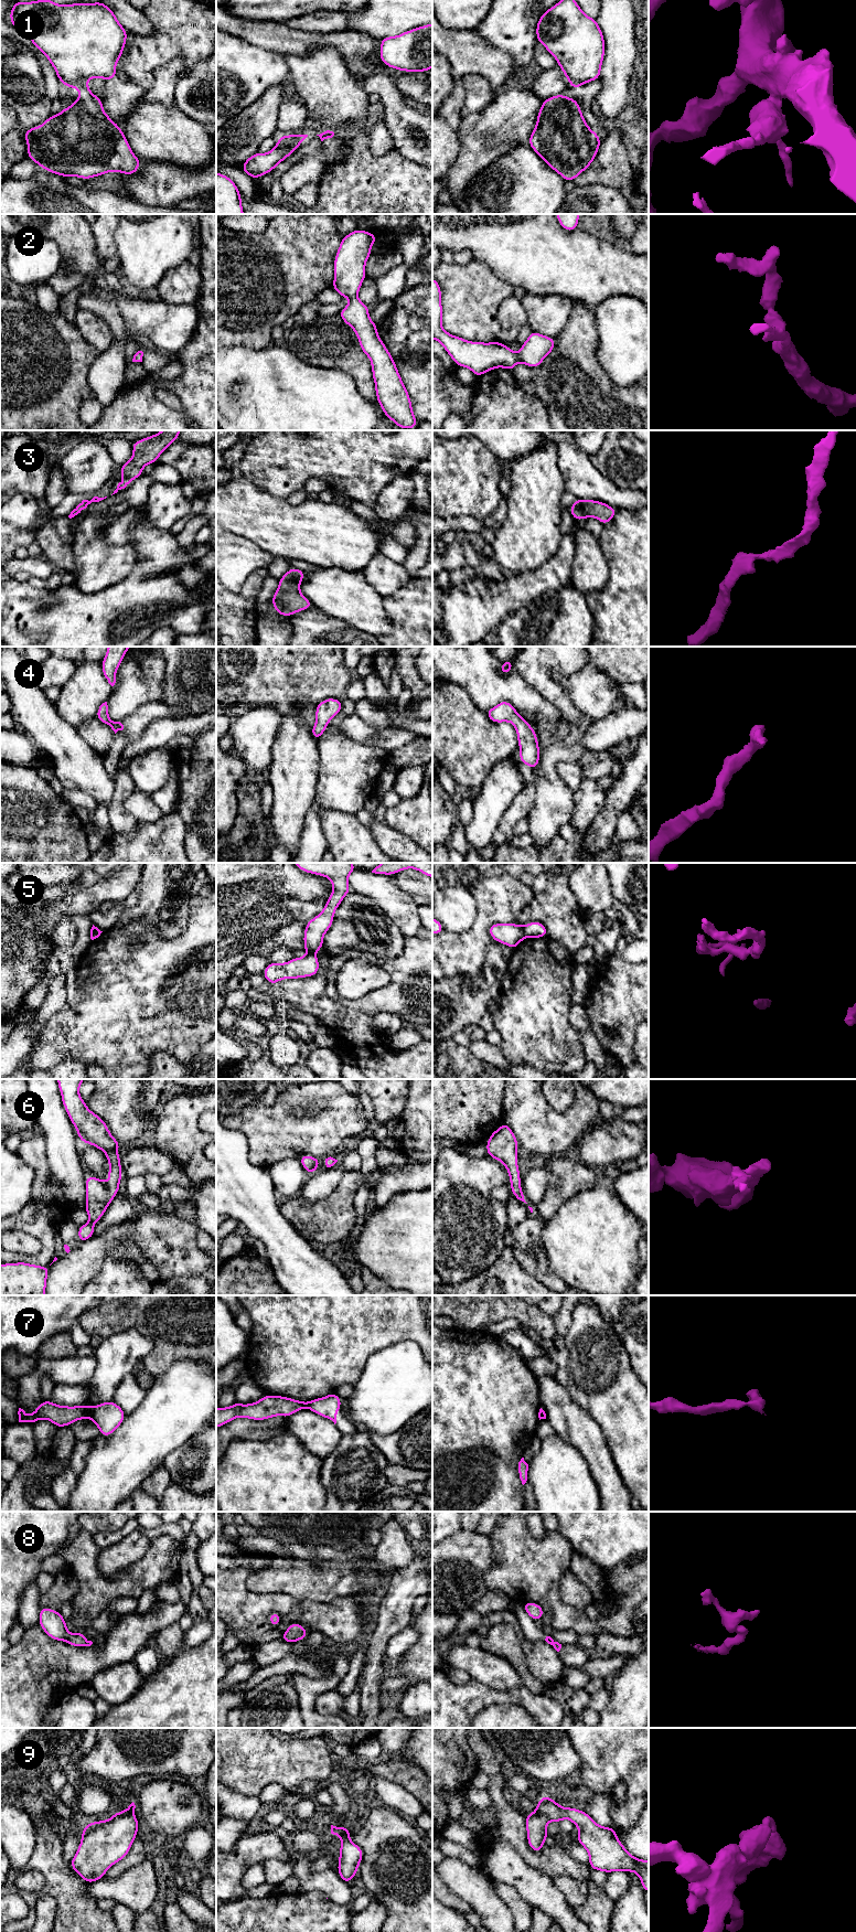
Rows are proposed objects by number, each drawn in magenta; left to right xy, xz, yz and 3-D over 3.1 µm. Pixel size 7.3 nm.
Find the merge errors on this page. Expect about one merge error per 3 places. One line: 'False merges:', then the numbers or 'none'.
False merges: 1, 5, 7, 8, 9

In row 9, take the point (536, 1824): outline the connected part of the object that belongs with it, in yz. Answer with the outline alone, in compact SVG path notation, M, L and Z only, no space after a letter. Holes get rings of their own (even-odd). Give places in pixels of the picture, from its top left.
M539 1813L525 1815L527 1842L533 1851L539 1853L547 1837L547 1819L546 1816Z

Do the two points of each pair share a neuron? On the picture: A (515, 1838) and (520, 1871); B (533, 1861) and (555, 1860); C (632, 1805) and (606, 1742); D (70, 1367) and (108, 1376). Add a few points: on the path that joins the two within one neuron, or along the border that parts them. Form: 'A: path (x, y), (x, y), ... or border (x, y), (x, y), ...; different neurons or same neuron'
A: border (493, 1843), (506, 1840), (527, 1864), (537, 1868); different neurons
B: path (538, 1860), (549, 1860); same neuron
C: path (633, 1790), (633, 1770), (621, 1758); same neuron
D: border (94, 1357), (96, 1368), (86, 1385); different neurons

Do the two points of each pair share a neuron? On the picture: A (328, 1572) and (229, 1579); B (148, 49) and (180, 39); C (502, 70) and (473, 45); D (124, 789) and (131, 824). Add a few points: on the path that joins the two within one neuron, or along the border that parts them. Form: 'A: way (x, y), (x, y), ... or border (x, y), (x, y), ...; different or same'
A: border (247, 1577), (246, 1584), (250, 1590), (270, 1592); different
B: way (156, 49), (161, 49), (172, 40); same
C: way (495, 65), (480, 52); same
D: way (118, 798), (118, 811), (122, 815); same

